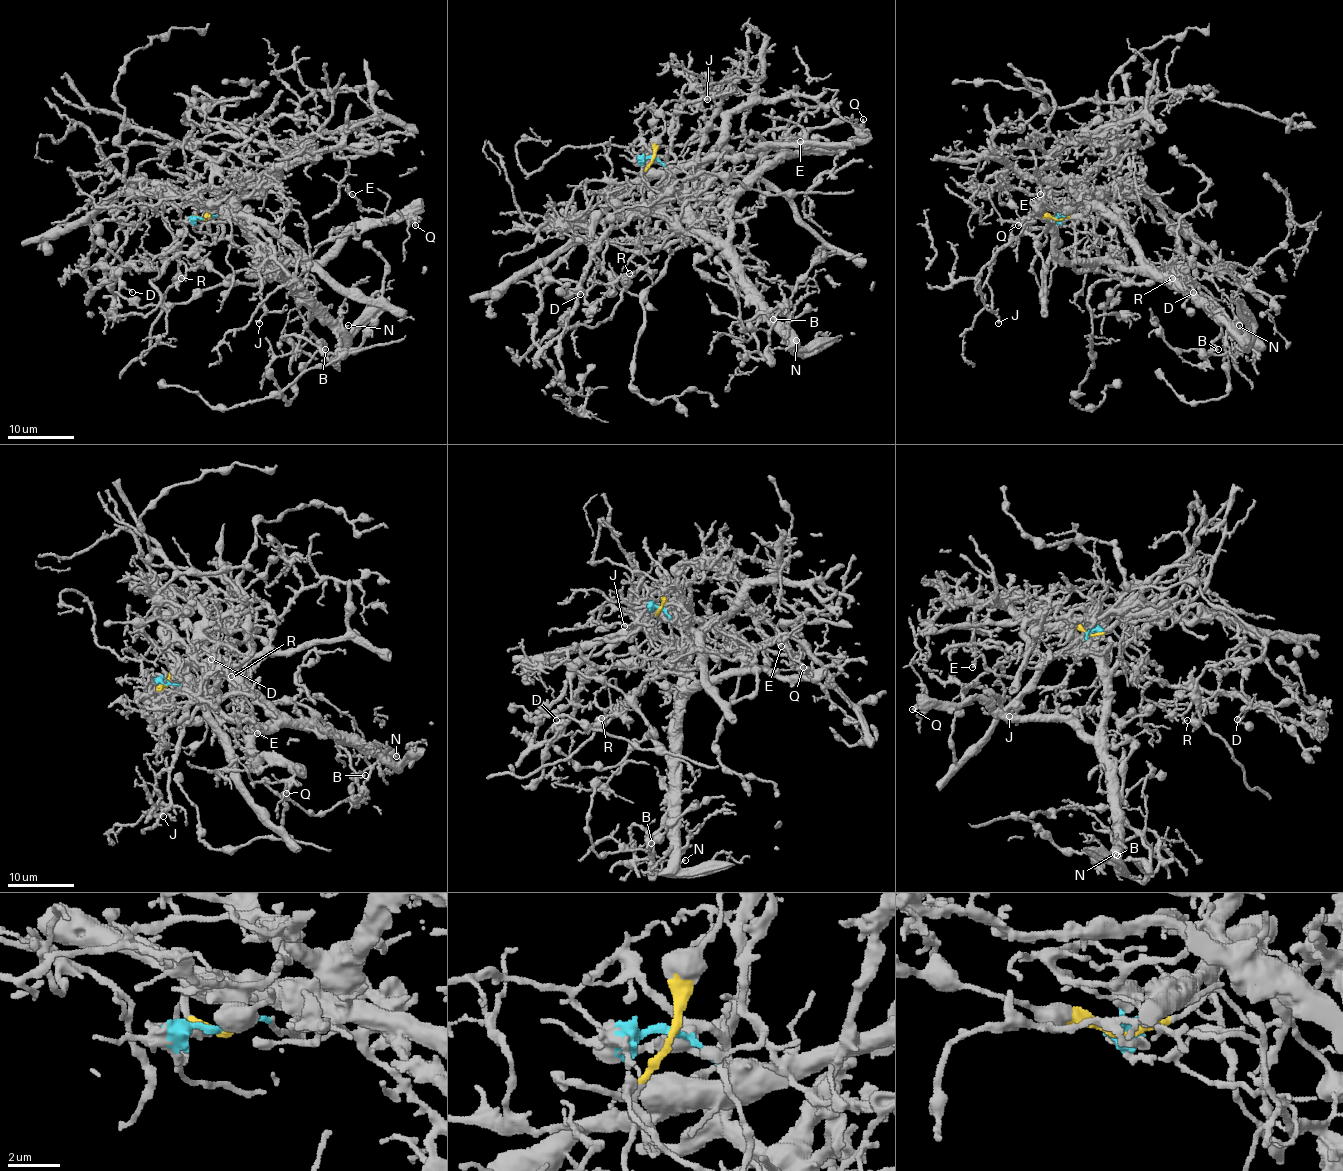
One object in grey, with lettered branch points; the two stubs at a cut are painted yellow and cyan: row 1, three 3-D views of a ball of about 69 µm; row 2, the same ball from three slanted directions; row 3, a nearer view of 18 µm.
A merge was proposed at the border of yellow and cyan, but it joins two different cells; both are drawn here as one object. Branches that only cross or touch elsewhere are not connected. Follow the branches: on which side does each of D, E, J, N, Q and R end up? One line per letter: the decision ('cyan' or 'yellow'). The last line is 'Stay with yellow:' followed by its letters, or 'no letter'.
D: yellow
E: yellow
J: yellow
N: yellow
Q: yellow
R: cyan
Stay with yellow: D, E, J, N, Q

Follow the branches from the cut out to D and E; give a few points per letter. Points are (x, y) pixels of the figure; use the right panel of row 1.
D: (1057, 219), (1069, 217), (1084, 197), (1104, 192), (1145, 195), (1164, 214), (1179, 250), (1190, 262), (1193, 292)
E: (1057, 219), (999, 199), (996, 174), (1009, 166), (1014, 149), (1031, 146), (1039, 134), (1028, 141), (1039, 194)

